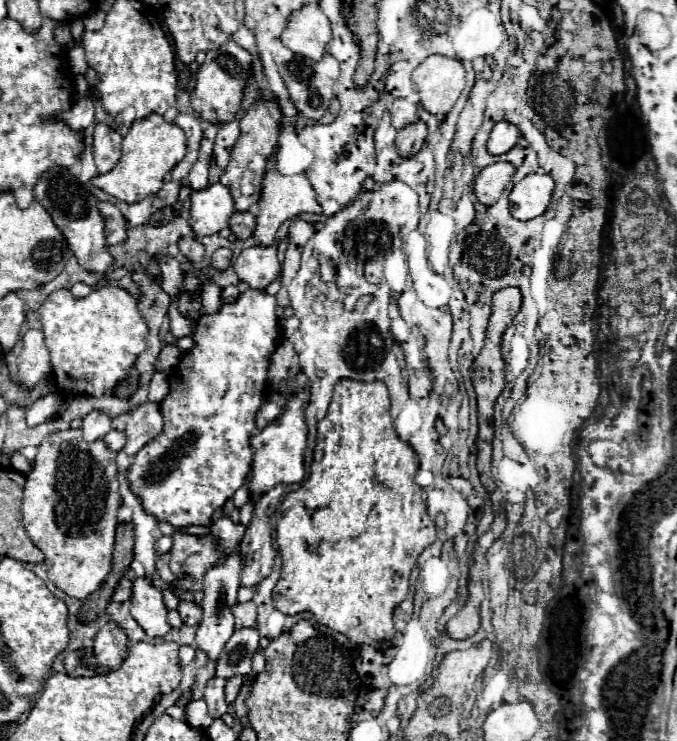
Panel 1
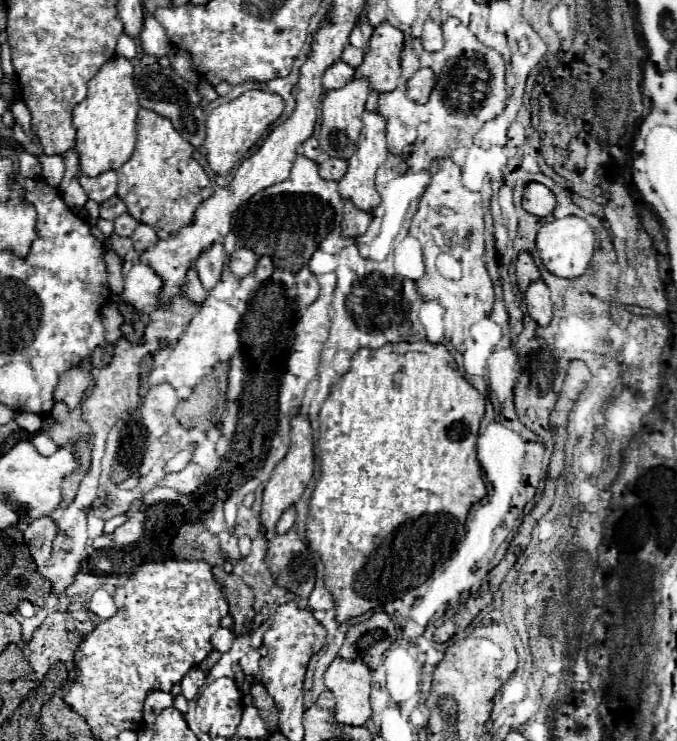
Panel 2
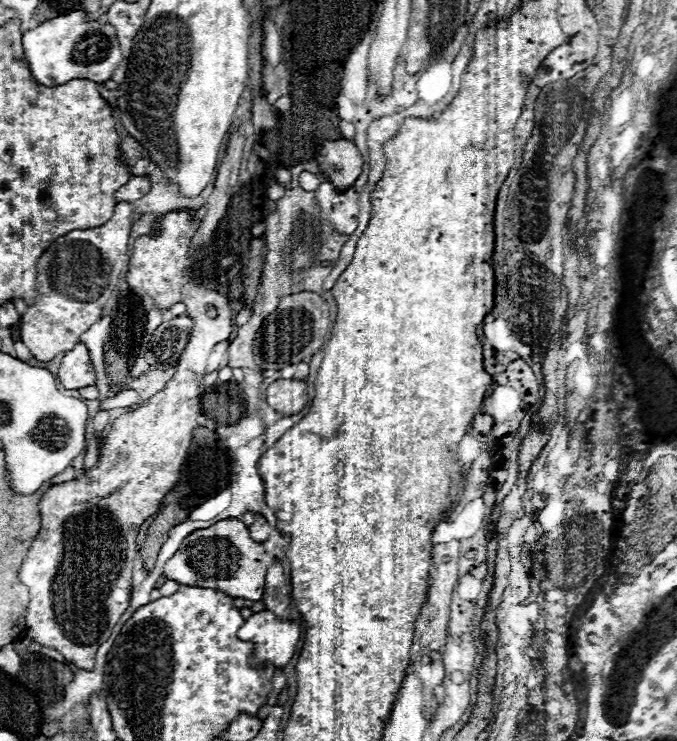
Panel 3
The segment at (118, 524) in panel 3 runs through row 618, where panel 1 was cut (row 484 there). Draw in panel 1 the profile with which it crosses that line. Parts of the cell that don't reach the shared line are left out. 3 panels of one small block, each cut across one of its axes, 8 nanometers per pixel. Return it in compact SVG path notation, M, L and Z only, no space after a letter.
M64 430L54 432L44 438L38 446L36 462L32 472L26 476L24 486L24 502L22 516L28 536L46 556L48 578L56 584L56 588L64 590L68 596L76 600L84 600L92 594L112 566L112 550L114 550L114 532L116 532L116 514L122 504L118 492L118 470L116 470L116 452L108 450L102 440L84 442L82 430Z

